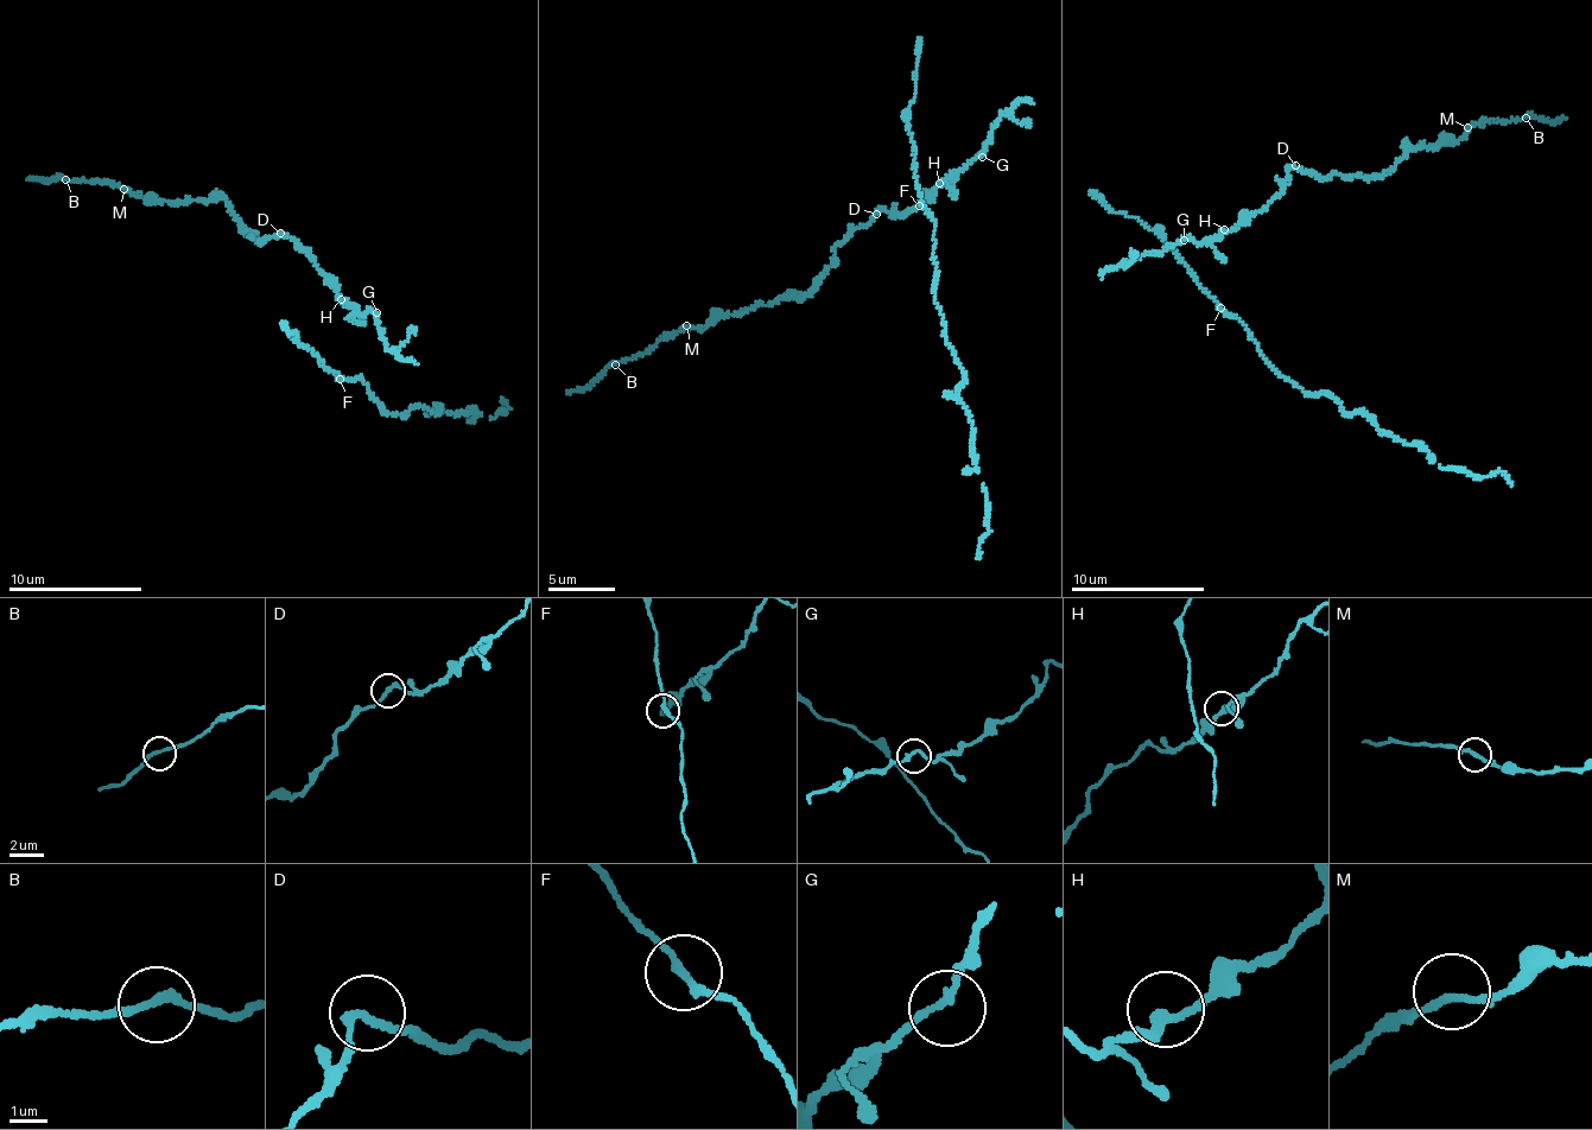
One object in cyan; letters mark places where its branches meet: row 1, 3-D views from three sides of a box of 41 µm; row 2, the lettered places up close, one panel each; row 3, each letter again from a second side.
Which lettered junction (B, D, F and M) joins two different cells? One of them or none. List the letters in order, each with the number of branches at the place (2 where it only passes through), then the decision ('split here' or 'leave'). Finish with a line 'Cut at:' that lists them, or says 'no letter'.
B: branches 2; leave
D: branches 2; leave
F: branches 2; leave
M: branches 2; leave
Cut at: no letter

